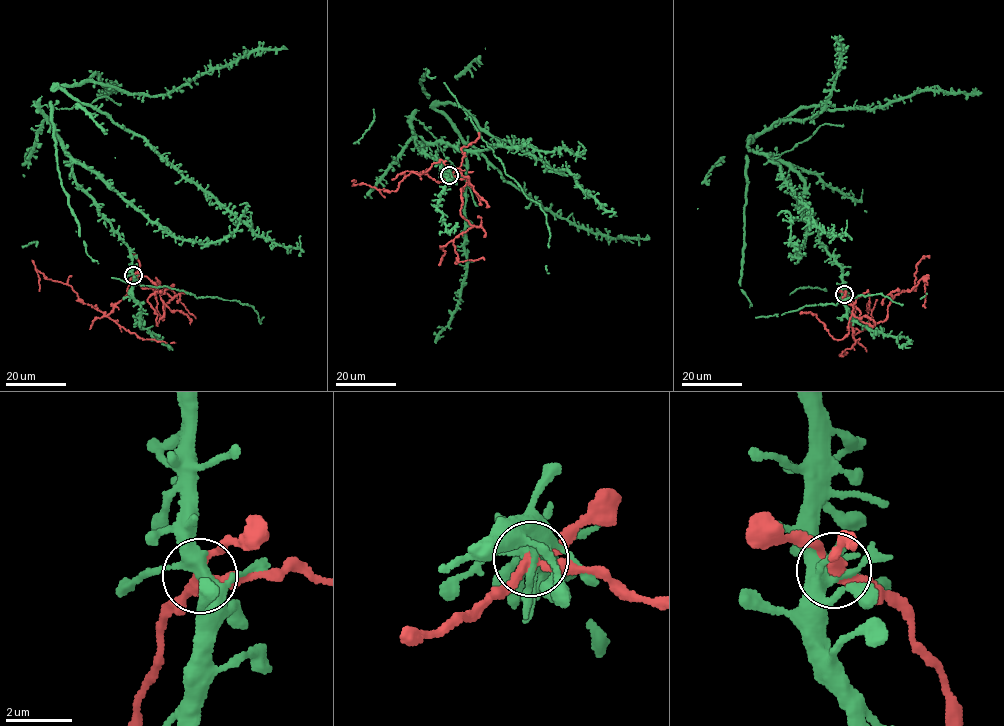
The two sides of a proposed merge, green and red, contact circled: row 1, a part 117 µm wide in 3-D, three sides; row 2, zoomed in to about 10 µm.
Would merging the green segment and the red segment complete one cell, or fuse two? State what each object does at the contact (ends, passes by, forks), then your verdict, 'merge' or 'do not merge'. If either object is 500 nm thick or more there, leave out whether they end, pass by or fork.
green forks there; red forks there; do not merge

